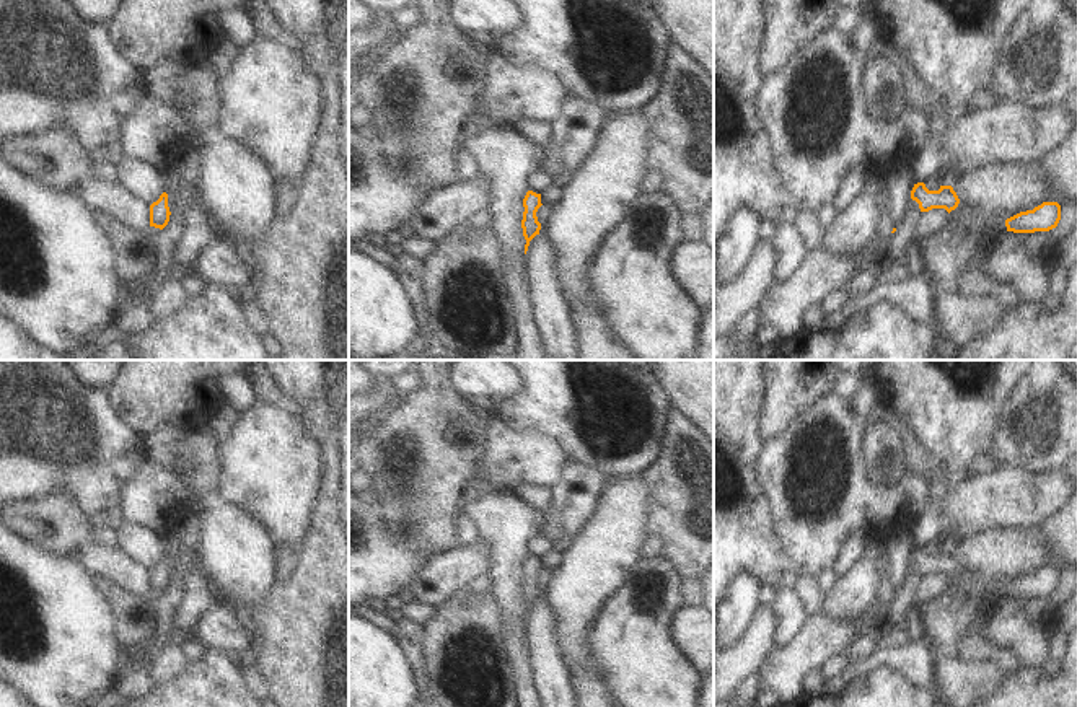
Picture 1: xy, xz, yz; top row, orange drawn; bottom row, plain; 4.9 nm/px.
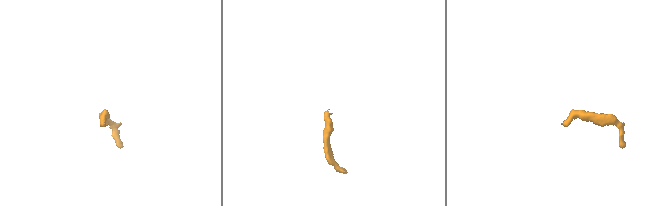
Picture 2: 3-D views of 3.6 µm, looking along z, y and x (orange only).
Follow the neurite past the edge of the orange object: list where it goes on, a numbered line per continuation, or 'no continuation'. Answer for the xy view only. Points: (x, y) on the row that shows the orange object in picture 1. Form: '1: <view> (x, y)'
no continuation

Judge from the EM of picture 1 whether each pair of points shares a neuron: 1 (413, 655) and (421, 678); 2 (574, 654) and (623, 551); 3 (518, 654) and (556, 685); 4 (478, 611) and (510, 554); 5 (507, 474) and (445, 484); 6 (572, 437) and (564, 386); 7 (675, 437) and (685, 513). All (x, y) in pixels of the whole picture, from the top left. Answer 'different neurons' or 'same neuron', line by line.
1: same neuron
2: same neuron
3: different neurons
4: different neurons
5: different neurons
6: same neuron
7: same neuron

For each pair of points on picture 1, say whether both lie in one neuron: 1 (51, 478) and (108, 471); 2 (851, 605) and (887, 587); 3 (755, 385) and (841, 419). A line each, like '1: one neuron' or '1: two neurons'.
1: one neuron
2: two neurons
3: two neurons

